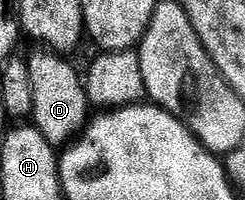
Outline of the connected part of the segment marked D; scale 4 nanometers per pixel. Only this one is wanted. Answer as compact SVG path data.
M37 48L27 61L31 72L31 92L33 93L32 125L43 132L46 140L54 148L72 143L85 129L91 118L91 105L85 90L82 75L77 75L68 57L45 48Z

